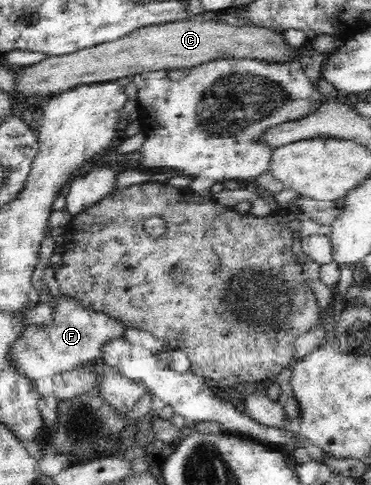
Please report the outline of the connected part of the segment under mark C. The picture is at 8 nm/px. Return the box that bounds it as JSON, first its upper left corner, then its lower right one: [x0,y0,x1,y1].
[18,18,300,100]

